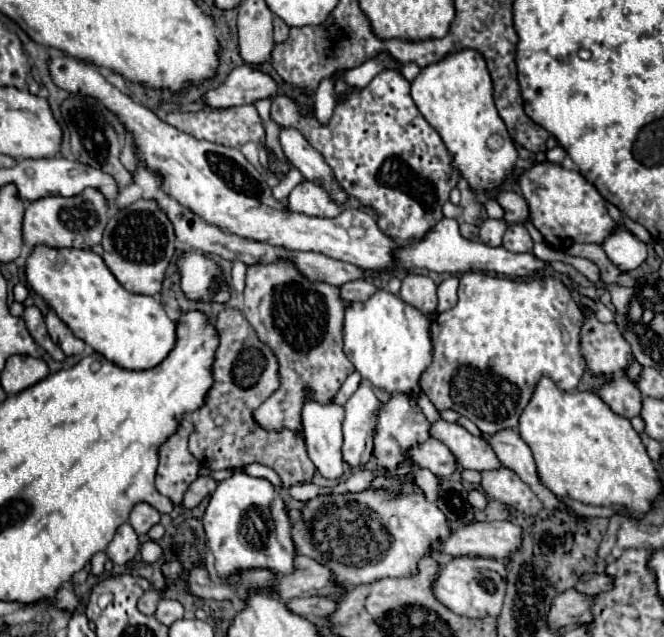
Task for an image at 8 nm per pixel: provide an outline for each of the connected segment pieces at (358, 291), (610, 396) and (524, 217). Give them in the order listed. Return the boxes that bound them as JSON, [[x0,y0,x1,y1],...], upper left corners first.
[[341,279,375,303],[599,377,643,419],[497,191,529,225]]

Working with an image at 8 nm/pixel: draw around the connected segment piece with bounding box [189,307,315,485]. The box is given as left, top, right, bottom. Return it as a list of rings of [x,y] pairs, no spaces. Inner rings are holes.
[[[233,307],[223,309],[215,325],[221,337],[213,363],[215,383],[207,395],[205,407],[191,415],[195,433],[189,439],[189,451],[211,471],[261,463],[275,469],[285,485],[301,485],[311,481],[315,465],[307,457],[305,441],[289,429],[271,435],[253,421],[253,409],[257,409],[279,387],[279,365],[273,351],[259,341],[243,313]]]

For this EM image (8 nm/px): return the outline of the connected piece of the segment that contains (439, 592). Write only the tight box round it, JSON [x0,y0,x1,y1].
[433,557,507,619]

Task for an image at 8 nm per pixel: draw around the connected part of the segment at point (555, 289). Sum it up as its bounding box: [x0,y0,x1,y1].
[421,273,585,433]

